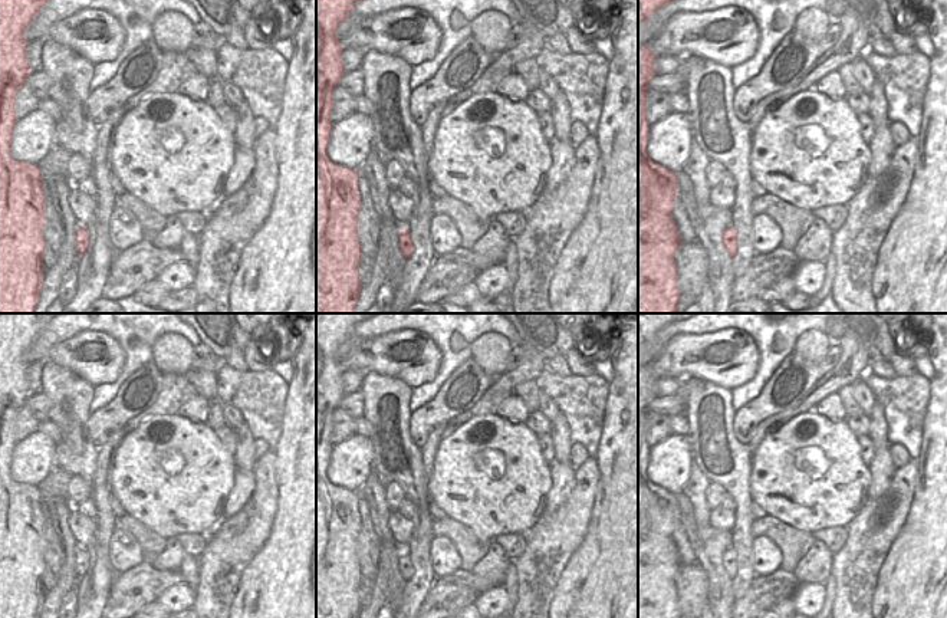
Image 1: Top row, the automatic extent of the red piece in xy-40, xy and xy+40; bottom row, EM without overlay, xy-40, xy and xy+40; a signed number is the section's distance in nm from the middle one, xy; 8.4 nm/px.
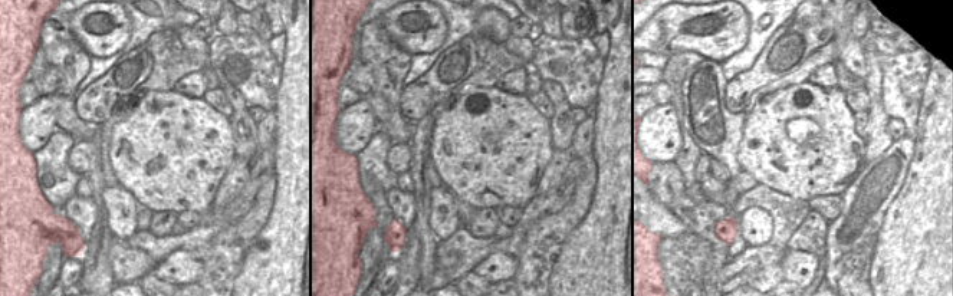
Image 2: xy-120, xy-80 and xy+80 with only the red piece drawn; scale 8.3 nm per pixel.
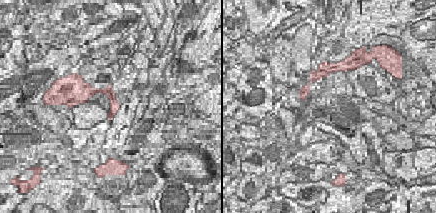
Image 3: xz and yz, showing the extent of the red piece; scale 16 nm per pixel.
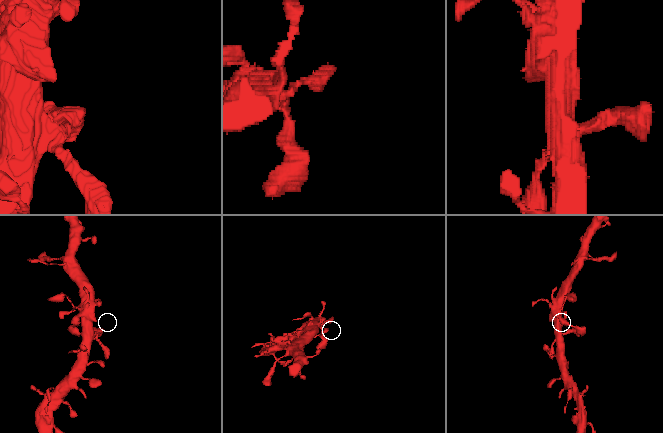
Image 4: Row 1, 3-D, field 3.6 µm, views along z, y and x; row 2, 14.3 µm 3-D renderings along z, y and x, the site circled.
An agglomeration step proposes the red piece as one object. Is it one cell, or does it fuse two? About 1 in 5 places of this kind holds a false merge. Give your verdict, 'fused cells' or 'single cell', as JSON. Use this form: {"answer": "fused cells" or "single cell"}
{"answer": "single cell"}

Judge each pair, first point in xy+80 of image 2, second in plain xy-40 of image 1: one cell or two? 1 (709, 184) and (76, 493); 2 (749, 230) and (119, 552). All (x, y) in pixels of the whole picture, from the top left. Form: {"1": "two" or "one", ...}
{"1": "two", "2": "one"}

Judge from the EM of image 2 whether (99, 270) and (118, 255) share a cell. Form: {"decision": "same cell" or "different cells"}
{"decision": "different cells"}

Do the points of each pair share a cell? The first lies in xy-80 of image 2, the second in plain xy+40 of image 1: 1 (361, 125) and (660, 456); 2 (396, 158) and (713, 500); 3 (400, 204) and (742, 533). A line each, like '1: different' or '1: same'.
1: same
2: same
3: different

